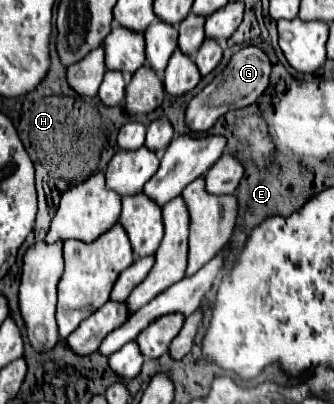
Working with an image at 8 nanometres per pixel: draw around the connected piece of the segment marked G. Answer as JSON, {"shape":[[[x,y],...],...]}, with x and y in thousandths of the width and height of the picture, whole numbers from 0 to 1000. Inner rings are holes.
{"shape":[[[749,109],[719,119],[689,144],[689,153],[665,173],[665,183],[653,183],[611,223],[599,223],[569,248],[563,272],[557,272],[557,307],[569,312],[569,322],[575,327],[617,327],[677,277],[719,272],[719,267],[760,257],[772,248],[772,238],[784,238],[784,228],[808,213],[808,178],[814,178],[814,158],[808,158],[808,144],[796,139],[796,129],[784,119],[749,114]]]}

